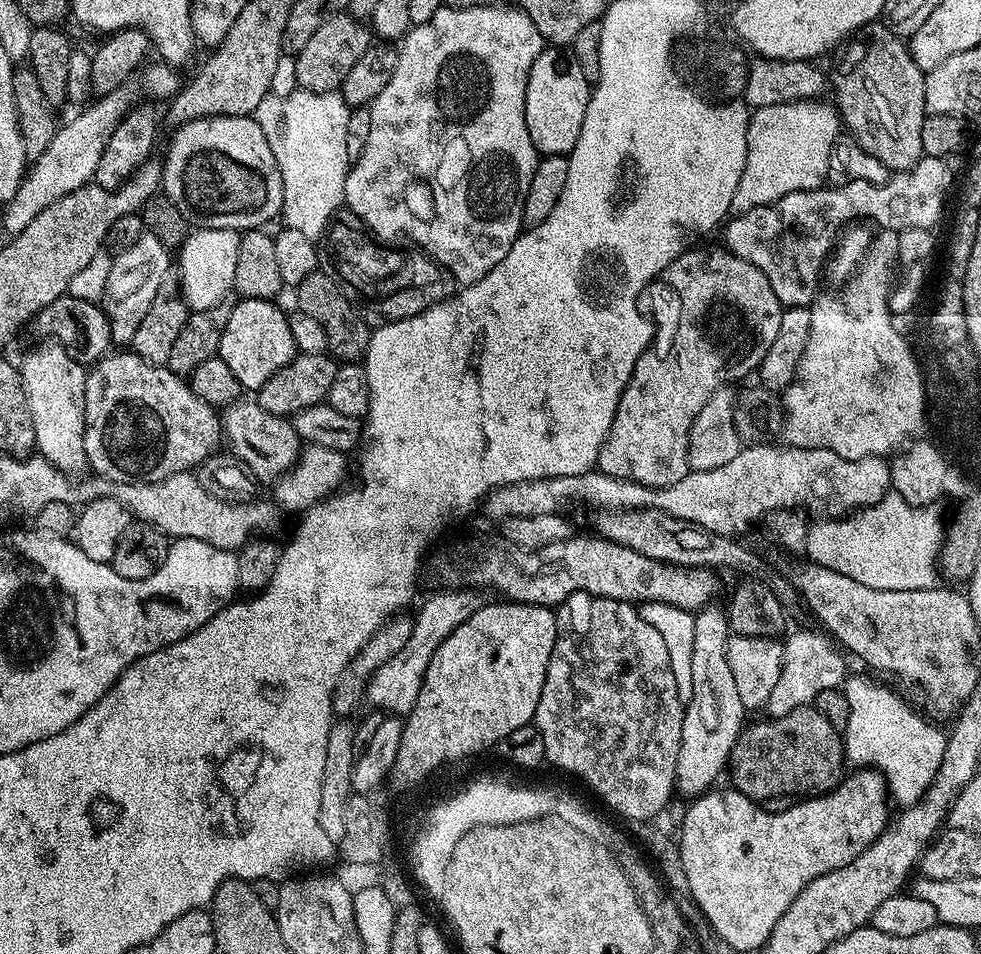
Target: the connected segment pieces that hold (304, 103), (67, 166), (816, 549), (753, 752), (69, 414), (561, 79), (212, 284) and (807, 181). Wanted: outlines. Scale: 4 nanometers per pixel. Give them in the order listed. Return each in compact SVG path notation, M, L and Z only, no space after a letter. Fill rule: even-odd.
M297 90L288 96L270 94L258 102L254 119L262 126L270 150L274 150L274 162L282 170L282 190L284 207L282 220L285 225L301 234L306 234L313 242L319 241L328 228L328 219L335 212L341 211L344 204L344 186L348 177L350 161L346 154L347 120L350 109L348 103L335 92L305 92Z
M125 86L103 93L97 99L100 101L97 104L89 103L84 109L89 108L81 116L57 127L50 146L46 146L44 153L27 169L14 198L3 205L4 228L8 234L26 230L26 226L30 226L30 222L34 222L34 218L38 218L46 206L50 206L50 202L58 202L58 198L78 190L95 177L98 158L102 158L102 150L106 150L106 142L110 142L110 134L114 134L117 126L124 121L124 116L134 107L130 89Z
M889 494L878 503L853 511L843 518L824 518L819 521L821 524L813 523L809 527L803 551L808 552L807 559L811 563L838 570L838 574L846 574L846 578L854 578L854 582L862 582L862 586L870 586L874 590L934 588L938 584L938 557L946 531L945 521L940 521L936 510L932 506L916 508L910 502L906 502L906 498Z
M814 706L790 710L781 716L749 723L732 747L731 787L751 800L768 802L779 796L811 798L836 788L845 775L841 733Z
M40 342L37 348L32 348L24 356L24 361L19 361L18 367L20 370L20 380L24 384L24 393L28 399L28 405L30 406L30 414L32 415L32 421L34 422L34 434L36 435L36 447L35 451L39 455L43 456L45 460L51 461L52 465L56 468L61 468L63 472L69 474L80 474L88 468L88 458L86 456L86 442L84 441L84 415L86 414L86 378L88 372L85 365L81 364L79 360L75 360L71 354L66 351L58 342Z
M548 46L542 54L538 54L526 86L526 130L530 130L530 142L534 142L541 157L567 156L574 150L578 134L582 134L582 118L586 118L586 106L590 97L592 88L571 51L560 46Z
M196 228L189 231L184 243L178 249L178 266L180 262L180 284L178 291L184 297L189 309L193 312L207 310L209 306L214 306L222 302L233 291L234 269L238 263L238 242L240 233L233 228Z
M820 98L790 101L755 109L749 115L746 166L742 170L742 182L734 190L733 213L772 204L786 194L811 193L811 188L828 180L830 150L841 131L842 121L837 109L823 102Z

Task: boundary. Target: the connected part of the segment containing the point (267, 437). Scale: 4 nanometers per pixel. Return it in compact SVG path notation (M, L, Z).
M241 398L227 405L222 412L222 436L229 444L231 455L242 458L246 466L250 466L252 475L257 481L275 482L280 475L288 471L300 455L302 441L294 430L291 419L270 414L270 410L262 410L255 399Z

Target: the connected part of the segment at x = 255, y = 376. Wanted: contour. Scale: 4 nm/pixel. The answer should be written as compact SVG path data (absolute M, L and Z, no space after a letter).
M243 298L237 299L232 305L230 322L226 322L226 330L222 334L218 355L226 362L226 366L230 366L234 378L238 378L241 389L259 390L266 382L266 378L270 378L270 374L282 370L282 366L286 366L286 362L290 362L298 354L294 346L294 334L290 334L285 309L280 309L278 305L279 303L271 300L246 300Z

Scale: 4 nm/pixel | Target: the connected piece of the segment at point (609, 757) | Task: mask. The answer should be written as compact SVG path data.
M575 592L555 613L556 641L534 721L546 742L545 761L589 784L625 821L655 821L677 791L676 767L686 707L674 682L666 642L626 600Z

